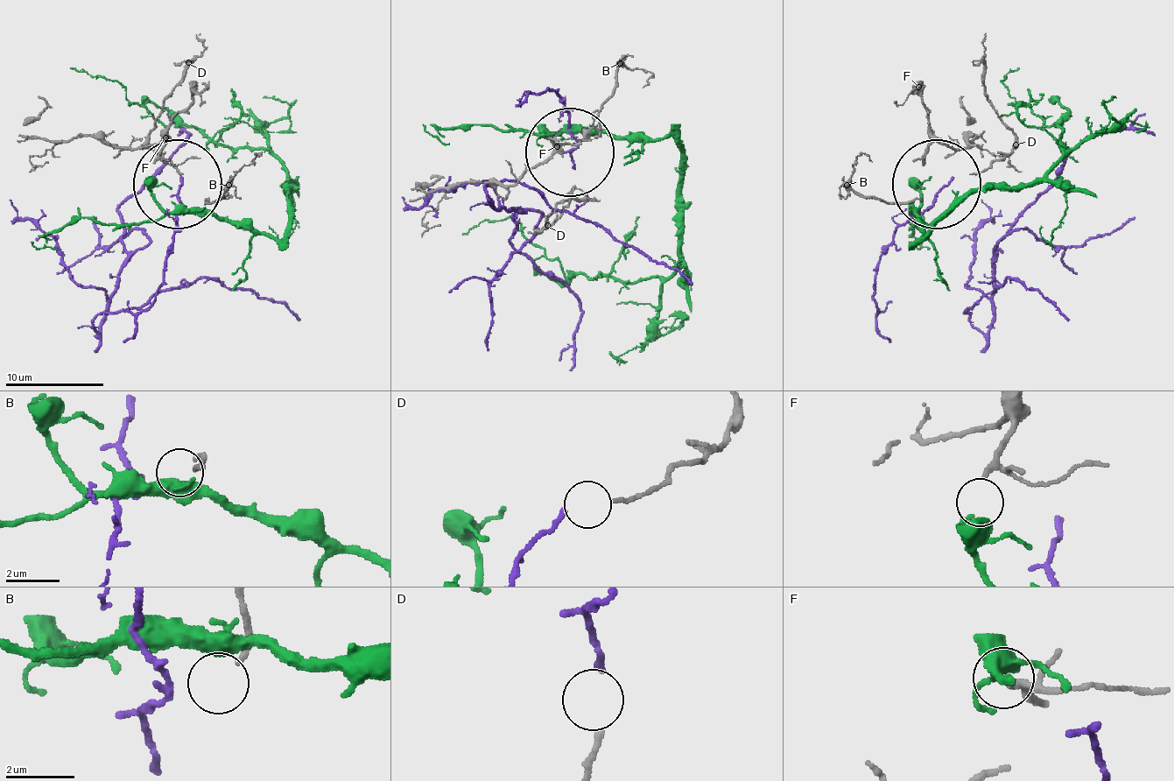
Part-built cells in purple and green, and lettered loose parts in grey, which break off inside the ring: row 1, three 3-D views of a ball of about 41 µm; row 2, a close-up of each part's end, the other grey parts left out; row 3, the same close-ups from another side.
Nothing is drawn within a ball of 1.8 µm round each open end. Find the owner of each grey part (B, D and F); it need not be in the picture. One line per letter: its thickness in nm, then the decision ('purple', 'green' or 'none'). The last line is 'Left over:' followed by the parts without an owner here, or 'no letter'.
B: calibre 150 nm; none
D: calibre 140 nm; purple
F: calibre 140 nm; green
Left over: B

